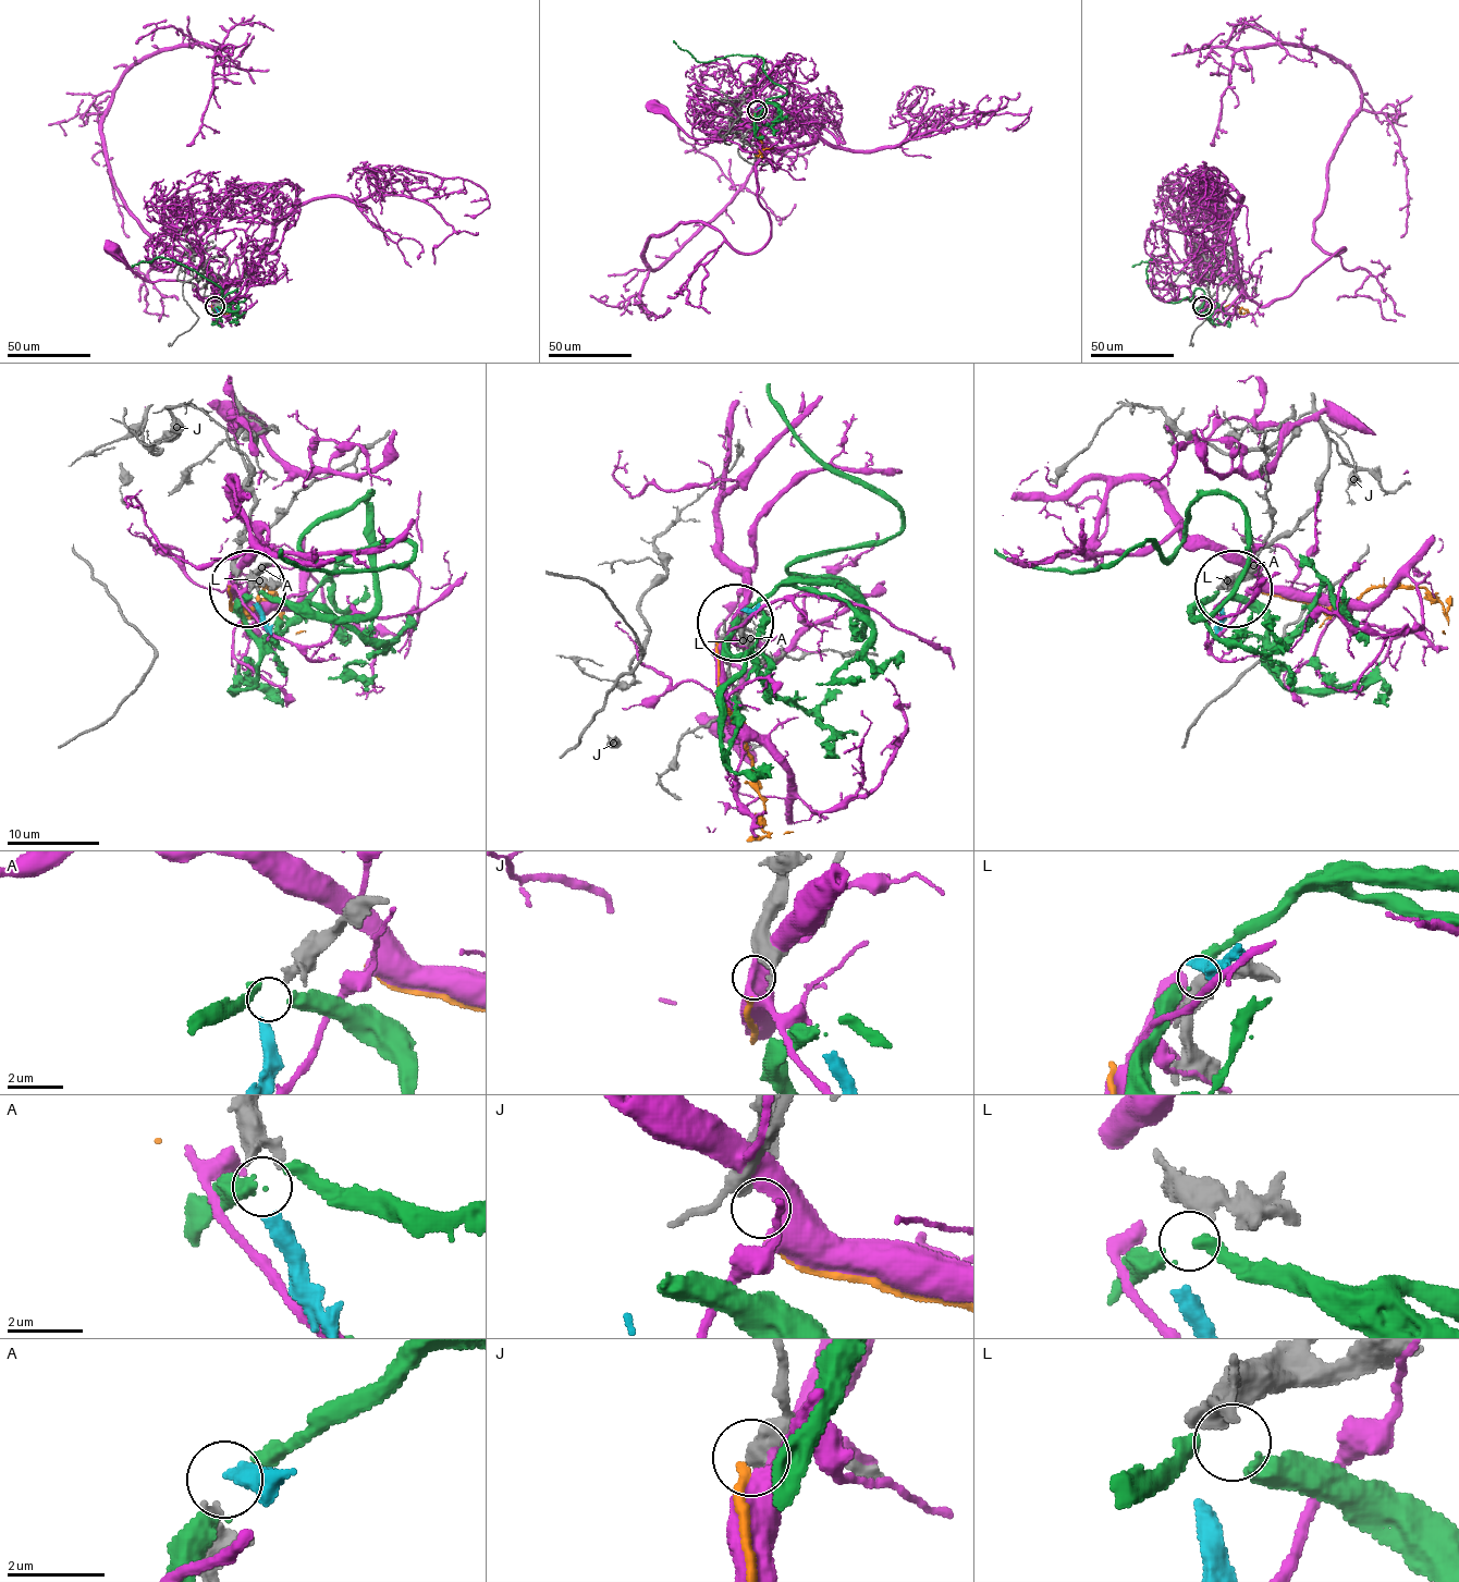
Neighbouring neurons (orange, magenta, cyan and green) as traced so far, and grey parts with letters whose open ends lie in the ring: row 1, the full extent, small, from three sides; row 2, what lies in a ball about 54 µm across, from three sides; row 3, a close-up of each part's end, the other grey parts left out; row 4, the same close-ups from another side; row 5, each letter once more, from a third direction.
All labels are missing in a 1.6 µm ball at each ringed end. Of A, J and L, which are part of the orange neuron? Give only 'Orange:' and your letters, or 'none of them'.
Orange: J

